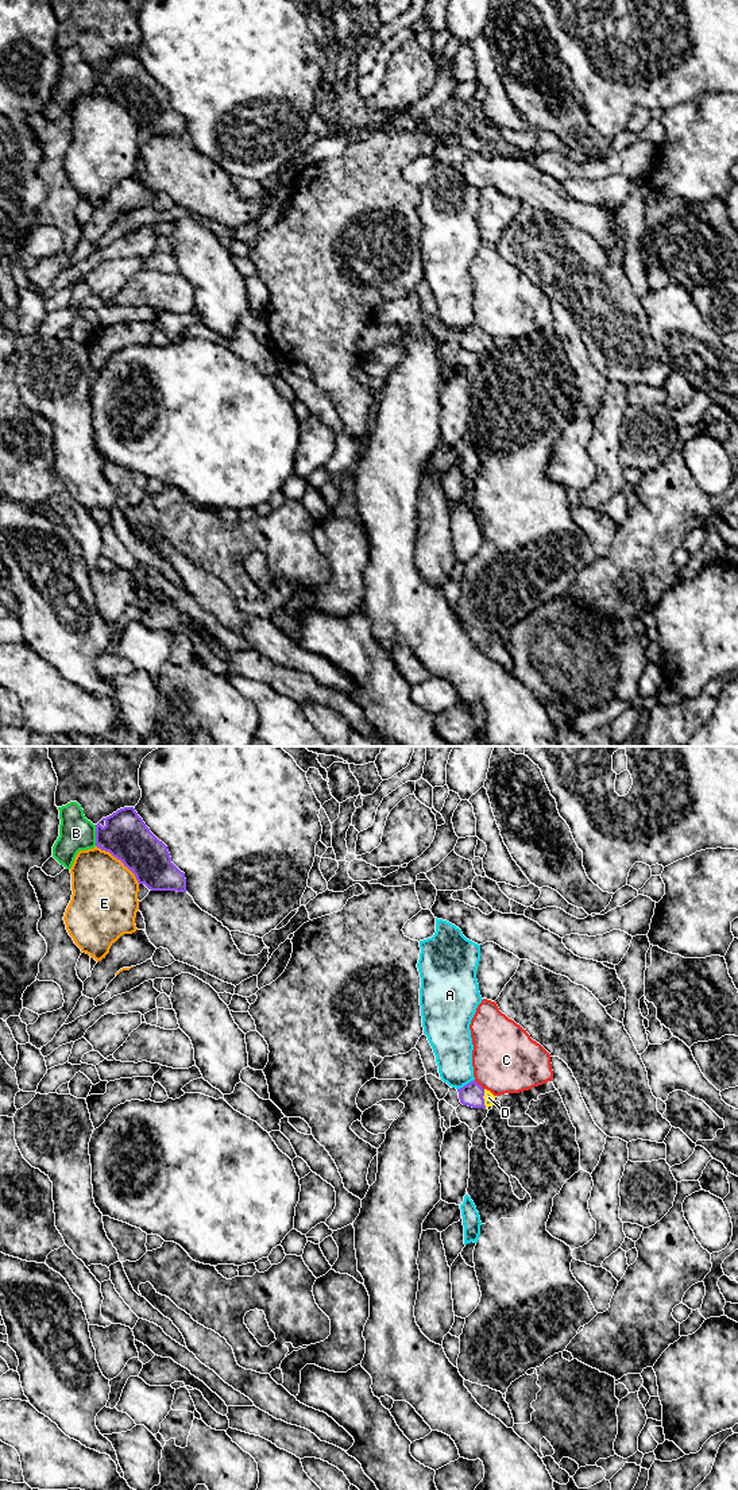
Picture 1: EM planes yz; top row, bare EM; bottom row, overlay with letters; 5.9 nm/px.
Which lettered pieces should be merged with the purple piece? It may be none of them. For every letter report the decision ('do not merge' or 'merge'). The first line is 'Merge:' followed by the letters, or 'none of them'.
Merge: D
A: do not merge
B: do not merge
C: do not merge
D: merge
E: do not merge

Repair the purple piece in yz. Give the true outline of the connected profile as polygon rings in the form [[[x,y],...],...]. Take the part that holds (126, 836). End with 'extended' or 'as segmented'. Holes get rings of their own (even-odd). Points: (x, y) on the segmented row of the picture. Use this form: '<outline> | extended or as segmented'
[[[134,807],[120,808],[101,821],[105,826],[103,827],[100,822],[96,825],[96,846],[120,860],[139,884],[151,891],[186,892],[185,873],[171,862],[167,846],[150,831]]] | as segmented

